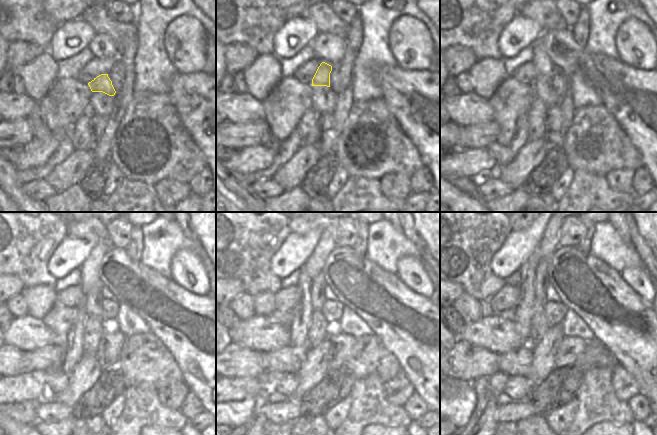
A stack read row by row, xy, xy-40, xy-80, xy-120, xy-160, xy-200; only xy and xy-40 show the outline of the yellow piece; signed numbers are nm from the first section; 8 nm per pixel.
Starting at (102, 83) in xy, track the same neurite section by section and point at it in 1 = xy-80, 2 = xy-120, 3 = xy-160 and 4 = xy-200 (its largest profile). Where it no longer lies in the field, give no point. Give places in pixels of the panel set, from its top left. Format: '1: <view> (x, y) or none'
1: xy-80 (544, 67)
2: xy-120 (90, 282)
3: xy-160 (314, 265)
4: xy-200 (549, 243)

